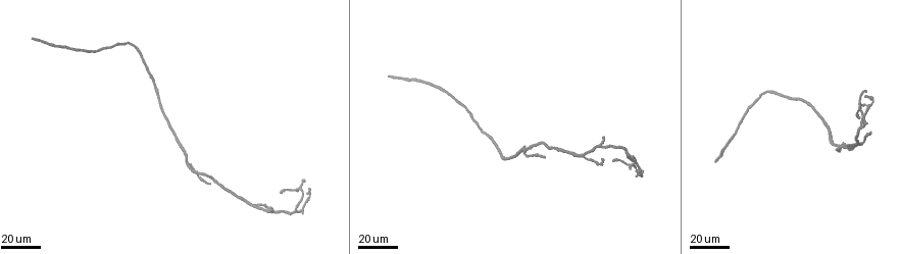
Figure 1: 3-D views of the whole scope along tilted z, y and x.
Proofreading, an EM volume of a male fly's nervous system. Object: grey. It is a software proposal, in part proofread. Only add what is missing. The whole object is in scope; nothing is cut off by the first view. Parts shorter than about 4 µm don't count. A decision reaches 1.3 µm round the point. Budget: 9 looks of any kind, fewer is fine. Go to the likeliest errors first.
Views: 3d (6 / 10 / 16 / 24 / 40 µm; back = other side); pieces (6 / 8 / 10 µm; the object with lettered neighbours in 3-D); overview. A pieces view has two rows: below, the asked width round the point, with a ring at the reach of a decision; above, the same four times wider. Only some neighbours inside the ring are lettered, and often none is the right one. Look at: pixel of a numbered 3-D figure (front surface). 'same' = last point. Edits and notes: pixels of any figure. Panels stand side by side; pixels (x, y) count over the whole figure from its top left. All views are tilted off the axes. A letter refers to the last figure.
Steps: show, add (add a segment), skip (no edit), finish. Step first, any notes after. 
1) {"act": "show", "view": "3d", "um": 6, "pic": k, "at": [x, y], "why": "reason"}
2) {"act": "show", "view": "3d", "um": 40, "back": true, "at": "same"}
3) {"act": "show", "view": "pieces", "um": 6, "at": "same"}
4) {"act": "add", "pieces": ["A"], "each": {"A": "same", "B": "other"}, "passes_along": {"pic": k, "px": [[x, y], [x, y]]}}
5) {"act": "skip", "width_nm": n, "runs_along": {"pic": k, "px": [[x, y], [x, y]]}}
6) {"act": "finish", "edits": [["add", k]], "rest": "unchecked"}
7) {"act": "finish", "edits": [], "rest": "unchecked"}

{"act": "show", "view": "3d", "um": 40, "pic": 1, "at": [859, 119], "why": "long arm stops here"}

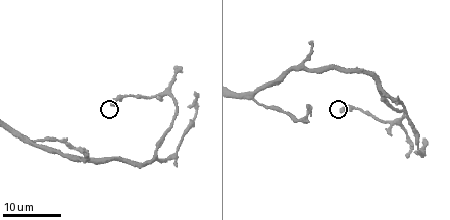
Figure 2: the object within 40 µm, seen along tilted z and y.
{"act": "show", "view": "pieces", "um": 8, "pic": 2, "at": [339, 110]}

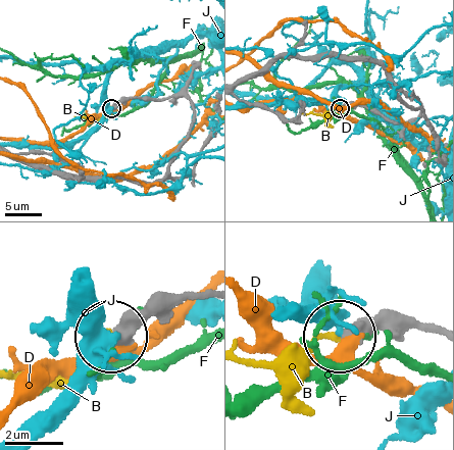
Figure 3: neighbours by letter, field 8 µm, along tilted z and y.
{"act": "skip", "each": {"B": "other", "D": "other", "F": "other", "J": "other"}, "runs_along": {"pic": 3, "px": [[431, 330], [408, 321], [343, 331]]}, "found": "none of them fits"}

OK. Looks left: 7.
{"act": "show", "view": "3d", "um": 24, "pic": 2, "at": [309, 41], "why": "an open end"}

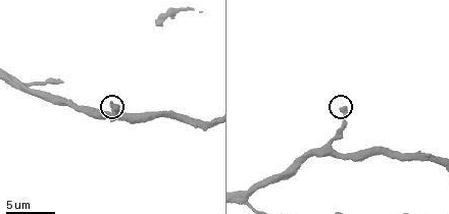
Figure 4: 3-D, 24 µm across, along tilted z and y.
{"act": "show", "view": "pieces", "um": 10, "pic": 4, "at": [111, 105]}

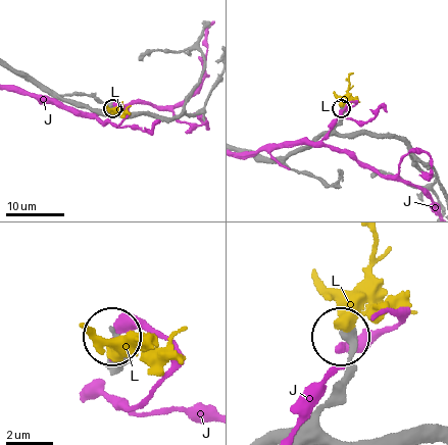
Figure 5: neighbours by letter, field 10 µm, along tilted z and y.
{"act": "skip", "width_nm": 300, "each": {"J": "other", "L": "other"}, "found": "no lettered segment goes on from it"}

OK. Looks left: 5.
{"act": "show", "view": "3d", "um": 16, "pic": 2, "at": [196, 94], "why": "long arm stops here"}

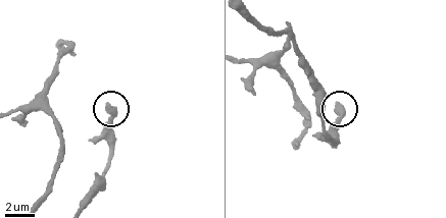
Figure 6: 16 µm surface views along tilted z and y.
{"act": "show", "view": "pieces", "um": 6, "pic": 6, "at": [338, 104]}

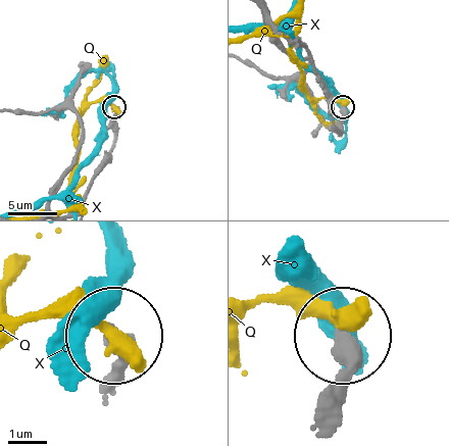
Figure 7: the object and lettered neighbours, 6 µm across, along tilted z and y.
{"act": "skip", "width_nm": 430, "each": {"Q": "other", "X": "other"}, "runs_along": {"pic": 7, "px": [[332, 389], [343, 341]]}, "found": "none of them fits"}

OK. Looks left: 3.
{"act": "show", "view": "3d", "um": 24, "pic": 1, "at": [33, 38], "why": "branch stops here"}

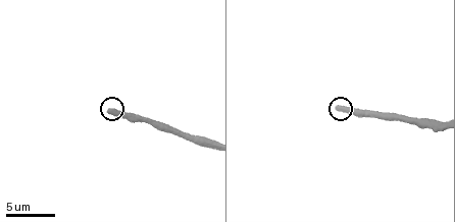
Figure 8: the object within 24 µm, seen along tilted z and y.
{"act": "show", "view": "pieces", "um": 6, "pic": 8, "at": [110, 112], "why": "see the neighbours"}

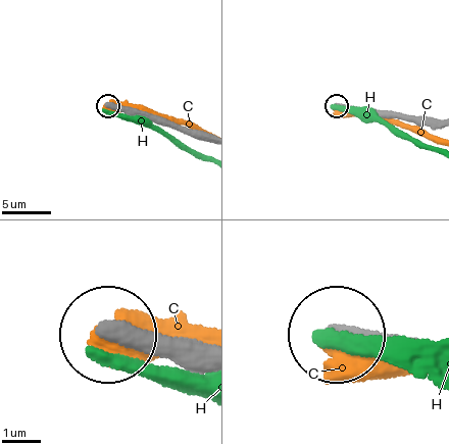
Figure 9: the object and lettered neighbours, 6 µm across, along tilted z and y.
{"act": "skip", "width_nm": 390, "each": {"C": "other", "H": "other"}, "runs_along": {"pic": 9, "px": [[427, 354], [335, 337]]}, "found": "none of them fits"}

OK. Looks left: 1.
{"act": "finish", "edits": [], "rest": "unchecked"}

